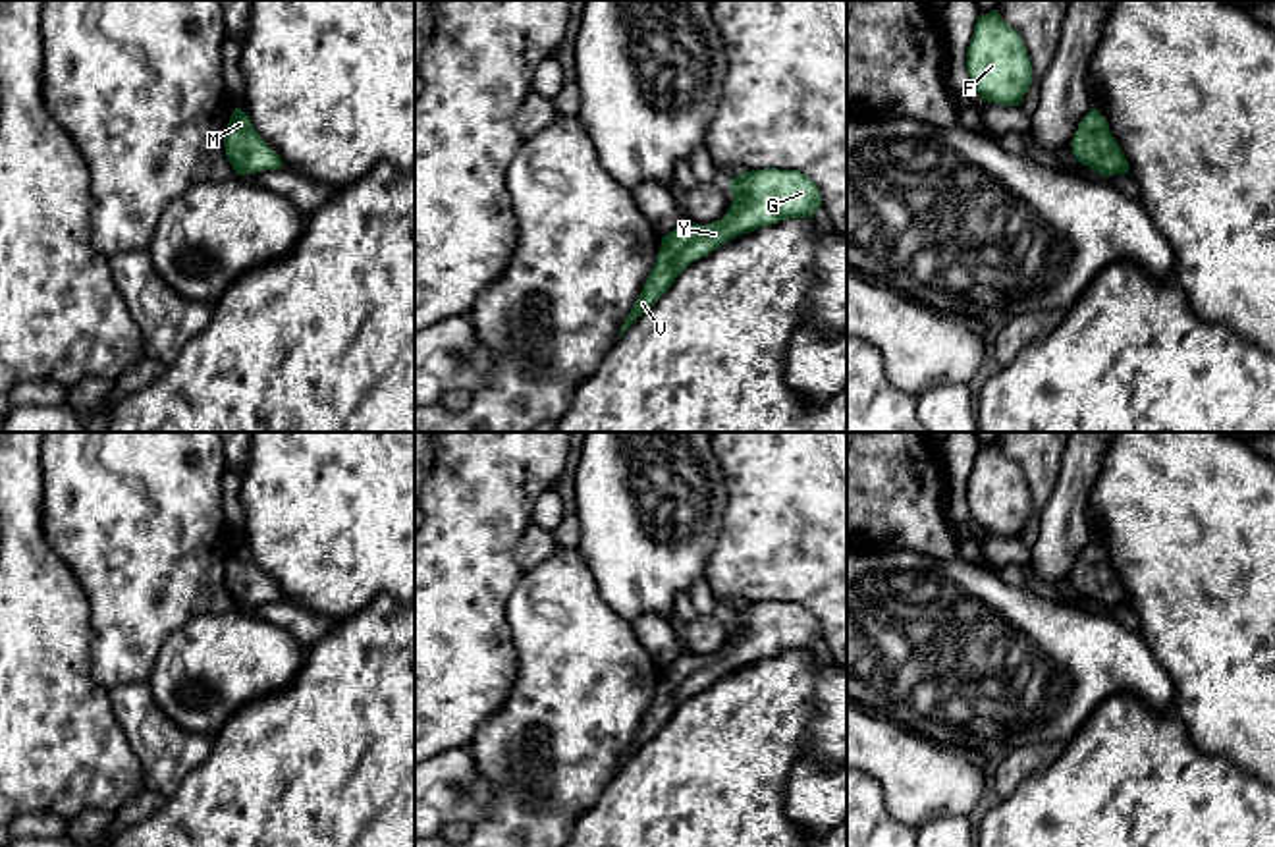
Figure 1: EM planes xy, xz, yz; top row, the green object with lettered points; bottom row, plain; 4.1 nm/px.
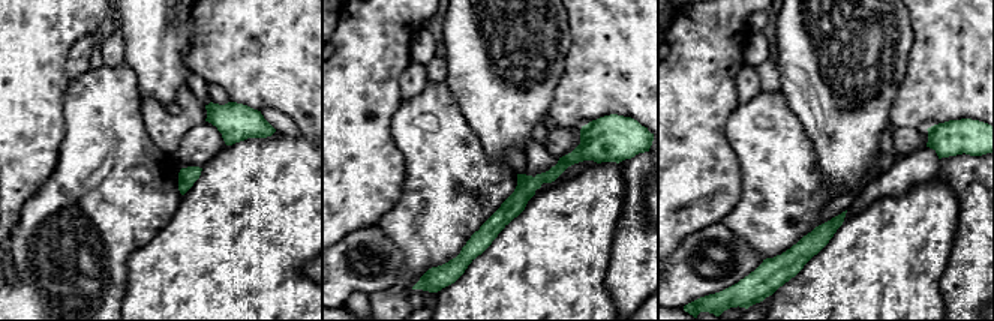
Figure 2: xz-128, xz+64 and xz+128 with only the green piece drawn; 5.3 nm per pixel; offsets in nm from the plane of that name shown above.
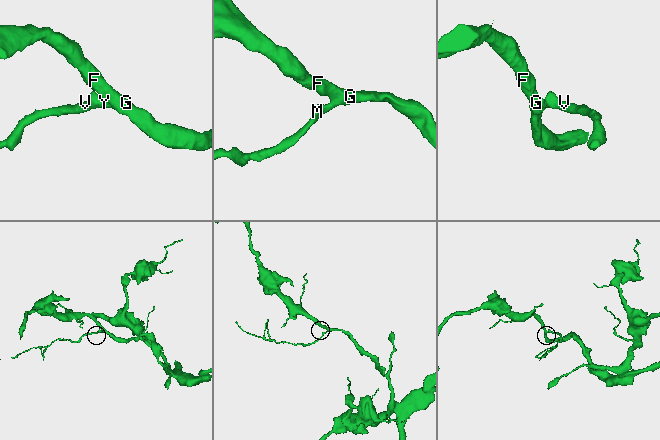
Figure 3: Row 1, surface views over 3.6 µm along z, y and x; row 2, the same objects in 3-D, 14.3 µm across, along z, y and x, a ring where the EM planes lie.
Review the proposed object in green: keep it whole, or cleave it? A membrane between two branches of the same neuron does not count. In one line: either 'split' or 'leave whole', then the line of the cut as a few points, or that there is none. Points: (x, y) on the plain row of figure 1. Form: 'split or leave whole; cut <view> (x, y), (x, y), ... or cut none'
leave whole; cut none

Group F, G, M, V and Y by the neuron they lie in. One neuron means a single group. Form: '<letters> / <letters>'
F G M V Y

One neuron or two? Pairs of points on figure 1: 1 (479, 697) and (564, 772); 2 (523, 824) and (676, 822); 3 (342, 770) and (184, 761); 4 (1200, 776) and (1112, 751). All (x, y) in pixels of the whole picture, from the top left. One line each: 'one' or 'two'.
1: two
2: two
3: two
4: one

